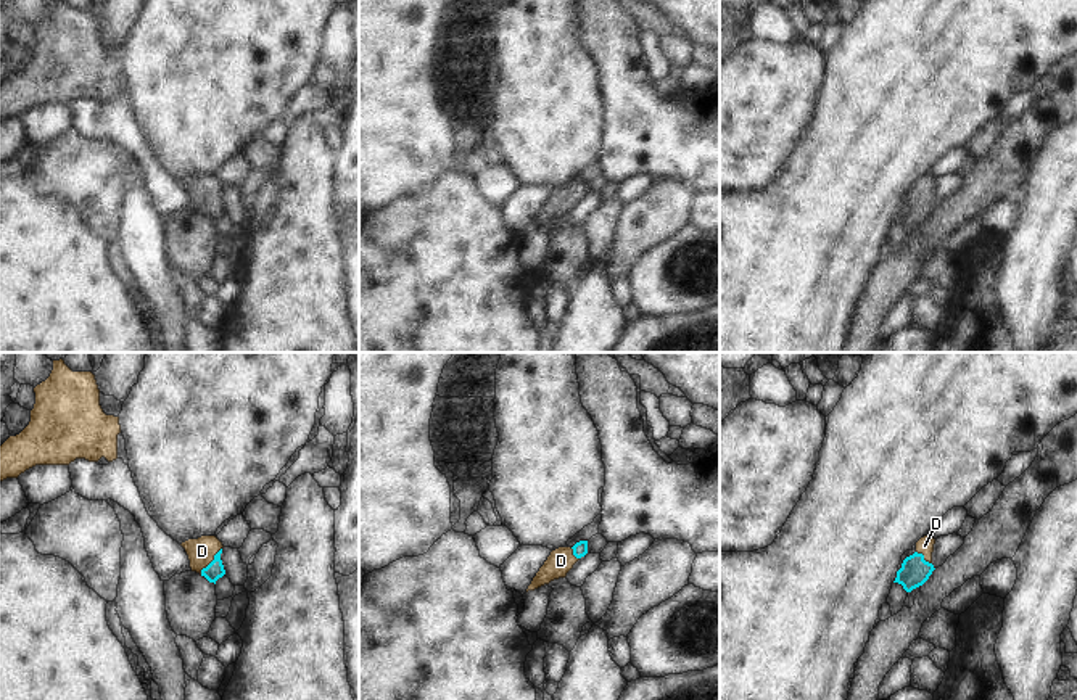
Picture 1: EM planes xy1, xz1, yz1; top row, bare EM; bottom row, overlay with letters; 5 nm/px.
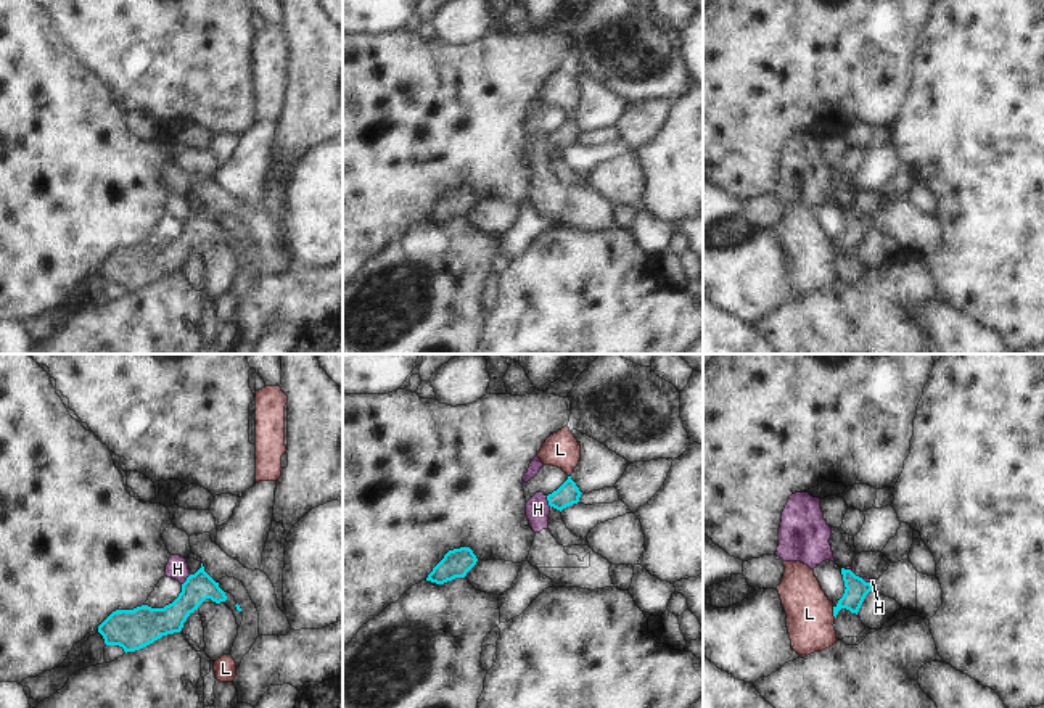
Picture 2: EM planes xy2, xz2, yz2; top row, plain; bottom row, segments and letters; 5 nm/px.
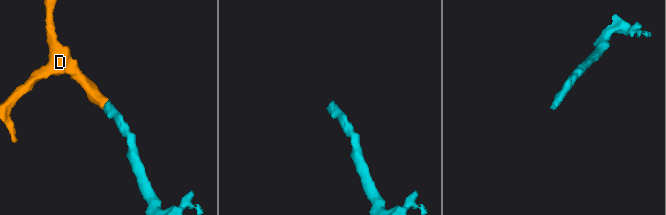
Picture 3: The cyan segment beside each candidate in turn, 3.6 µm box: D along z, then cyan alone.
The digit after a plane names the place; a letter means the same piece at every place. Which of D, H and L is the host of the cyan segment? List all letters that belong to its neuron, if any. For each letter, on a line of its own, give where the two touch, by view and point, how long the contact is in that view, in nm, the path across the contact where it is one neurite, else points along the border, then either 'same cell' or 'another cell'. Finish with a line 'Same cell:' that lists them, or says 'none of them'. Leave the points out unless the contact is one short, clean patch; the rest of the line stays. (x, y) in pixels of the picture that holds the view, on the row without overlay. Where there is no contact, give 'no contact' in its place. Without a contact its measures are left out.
D: contact xy1 (213, 200); length 170 nm; way xy1 (214, 210), (213, 200), (202, 190); same cell
H: contact xz2 (547, 139); length 60 nm; border xz2 (546, 135), (550, 145); another cell
L: contact yz2 (834, 251); length 60 nm; another cell
Same cell: D

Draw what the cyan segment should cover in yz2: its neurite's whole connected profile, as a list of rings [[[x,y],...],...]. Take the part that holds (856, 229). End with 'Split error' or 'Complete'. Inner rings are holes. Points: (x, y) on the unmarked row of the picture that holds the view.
[[[841,208],[843,220],[845,220],[845,233],[833,246],[833,256],[836,257],[841,248],[849,249],[851,253],[859,251],[865,235],[875,228],[873,224],[865,222],[862,217],[856,216],[851,209]]]. Complete.

